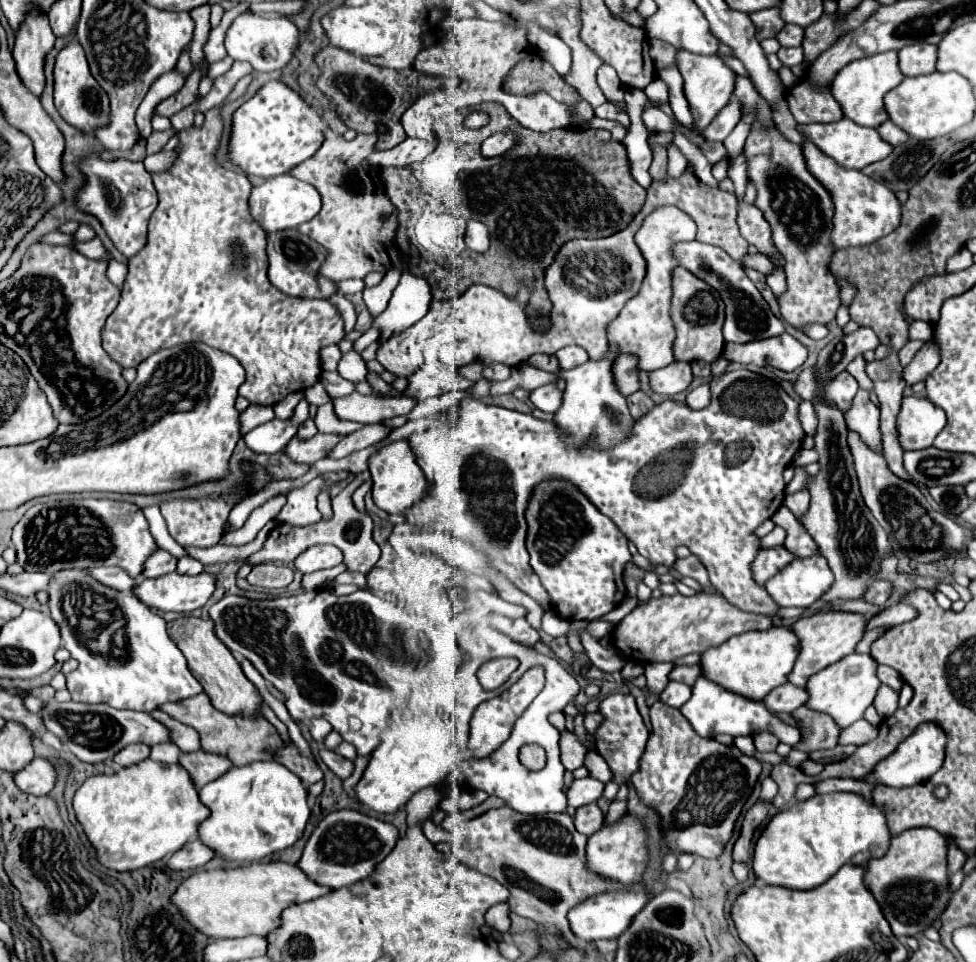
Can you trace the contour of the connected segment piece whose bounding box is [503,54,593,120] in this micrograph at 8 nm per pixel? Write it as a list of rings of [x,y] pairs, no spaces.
[[[529,54],[513,66],[509,76],[503,80],[503,90],[517,96],[529,96],[543,90],[555,100],[575,106],[579,120],[593,118],[591,104],[583,100],[573,86],[563,82],[563,78],[553,70],[553,66],[537,54]]]

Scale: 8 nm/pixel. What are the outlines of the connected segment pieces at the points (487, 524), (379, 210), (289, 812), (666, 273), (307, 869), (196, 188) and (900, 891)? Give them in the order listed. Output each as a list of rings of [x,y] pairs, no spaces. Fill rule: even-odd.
[[[727,372],[727,378],[715,376],[711,392],[711,404],[703,410],[691,410],[687,404],[673,400],[657,404],[647,416],[635,422],[625,442],[605,452],[589,446],[565,448],[565,436],[551,422],[465,398],[455,422],[453,414],[447,412],[447,430],[433,430],[431,436],[409,436],[409,444],[431,488],[427,488],[421,502],[405,512],[405,520],[415,524],[415,532],[445,532],[465,540],[483,552],[497,572],[517,588],[521,586],[521,592],[531,596],[537,604],[549,604],[549,594],[529,564],[529,552],[525,548],[525,508],[535,484],[547,478],[565,478],[585,492],[585,496],[637,546],[639,554],[653,564],[673,566],[675,548],[687,546],[707,568],[709,580],[717,592],[733,606],[745,612],[775,616],[777,604],[767,596],[765,588],[757,586],[751,578],[751,562],[759,552],[759,538],[753,536],[753,530],[783,506],[785,482],[781,472],[791,464],[805,436],[797,418],[799,404],[779,384],[753,372]],[[643,466],[647,468],[645,474],[641,474]],[[525,576],[531,576],[531,590],[525,590],[523,582],[519,582]]]
[[[447,114],[433,120],[433,132],[435,140],[421,140],[421,138],[407,138],[399,146],[391,150],[377,150],[375,134],[357,134],[355,140],[347,142],[337,136],[327,136],[321,148],[311,156],[309,160],[301,162],[299,166],[293,168],[293,176],[313,184],[321,198],[323,198],[323,208],[321,212],[299,226],[301,234],[307,234],[321,246],[329,250],[329,256],[325,264],[321,266],[321,274],[339,282],[347,278],[365,278],[369,272],[379,270],[381,274],[387,274],[391,270],[391,260],[387,254],[387,248],[395,244],[395,234],[397,234],[397,208],[385,196],[385,188],[379,182],[379,170],[387,166],[409,166],[419,160],[427,160],[429,152],[437,152],[437,130],[443,130],[447,126]],[[371,170],[369,178],[373,180],[373,192],[361,190],[359,176],[367,176]],[[353,180],[353,184],[351,184]]]
[[[253,762],[249,766],[231,768],[221,778],[203,786],[199,790],[199,796],[201,802],[211,810],[211,816],[199,826],[199,838],[219,856],[239,862],[255,862],[265,858],[267,854],[293,846],[303,836],[305,824],[311,814],[307,806],[307,788],[303,786],[301,778],[277,762]]]
[[[663,206],[653,210],[645,218],[639,232],[635,234],[635,242],[647,260],[647,276],[643,280],[639,294],[625,304],[625,308],[617,314],[615,320],[607,324],[605,330],[607,330],[607,342],[615,344],[621,354],[633,354],[637,358],[639,370],[653,372],[675,360],[673,340],[676,334],[669,310],[671,310],[671,296],[673,296],[671,276],[673,276],[673,268],[679,266],[679,260],[673,256],[671,246],[677,242],[689,242],[693,238],[695,238],[695,224],[677,206]]]
[[[337,810],[327,814],[311,834],[299,860],[299,868],[317,884],[327,884],[337,890],[365,880],[375,870],[375,866],[395,848],[397,840],[399,832],[393,824],[355,810]]]
[[[253,74],[241,78],[231,94],[215,108],[205,112],[201,128],[187,128],[177,132],[179,146],[177,158],[165,172],[151,172],[153,184],[159,194],[159,206],[149,220],[145,248],[129,258],[129,272],[123,282],[121,302],[107,318],[101,332],[101,344],[105,352],[123,368],[139,366],[147,356],[157,350],[185,344],[203,342],[235,356],[247,372],[245,382],[239,386],[239,394],[251,404],[273,406],[291,392],[303,392],[321,378],[321,348],[339,344],[345,336],[343,318],[327,300],[293,298],[279,292],[267,278],[265,256],[265,230],[253,220],[249,212],[251,182],[245,174],[223,168],[215,154],[223,134],[221,108],[247,92]]]
[[[913,828],[895,836],[891,840],[891,848],[883,858],[875,858],[867,864],[865,884],[881,904],[881,910],[897,938],[921,934],[935,920],[939,920],[941,912],[945,912],[951,898],[947,876],[947,848],[949,840],[945,840],[945,836],[939,836],[935,828]]]

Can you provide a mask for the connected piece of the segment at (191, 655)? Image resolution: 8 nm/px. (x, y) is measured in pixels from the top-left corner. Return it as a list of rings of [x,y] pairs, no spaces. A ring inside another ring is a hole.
[[[181,616],[167,624],[169,638],[177,644],[177,648],[183,652],[189,670],[197,678],[197,682],[203,686],[203,692],[211,698],[211,704],[225,712],[225,714],[245,714],[253,716],[259,714],[259,690],[245,678],[239,662],[233,658],[231,650],[215,636],[213,620],[197,618],[197,616]]]

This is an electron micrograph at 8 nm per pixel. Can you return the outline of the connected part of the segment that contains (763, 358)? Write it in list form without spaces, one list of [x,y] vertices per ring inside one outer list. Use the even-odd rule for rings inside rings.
[[[785,332],[777,338],[753,340],[747,344],[727,344],[723,358],[729,362],[773,366],[783,372],[793,372],[807,360],[807,348]]]

